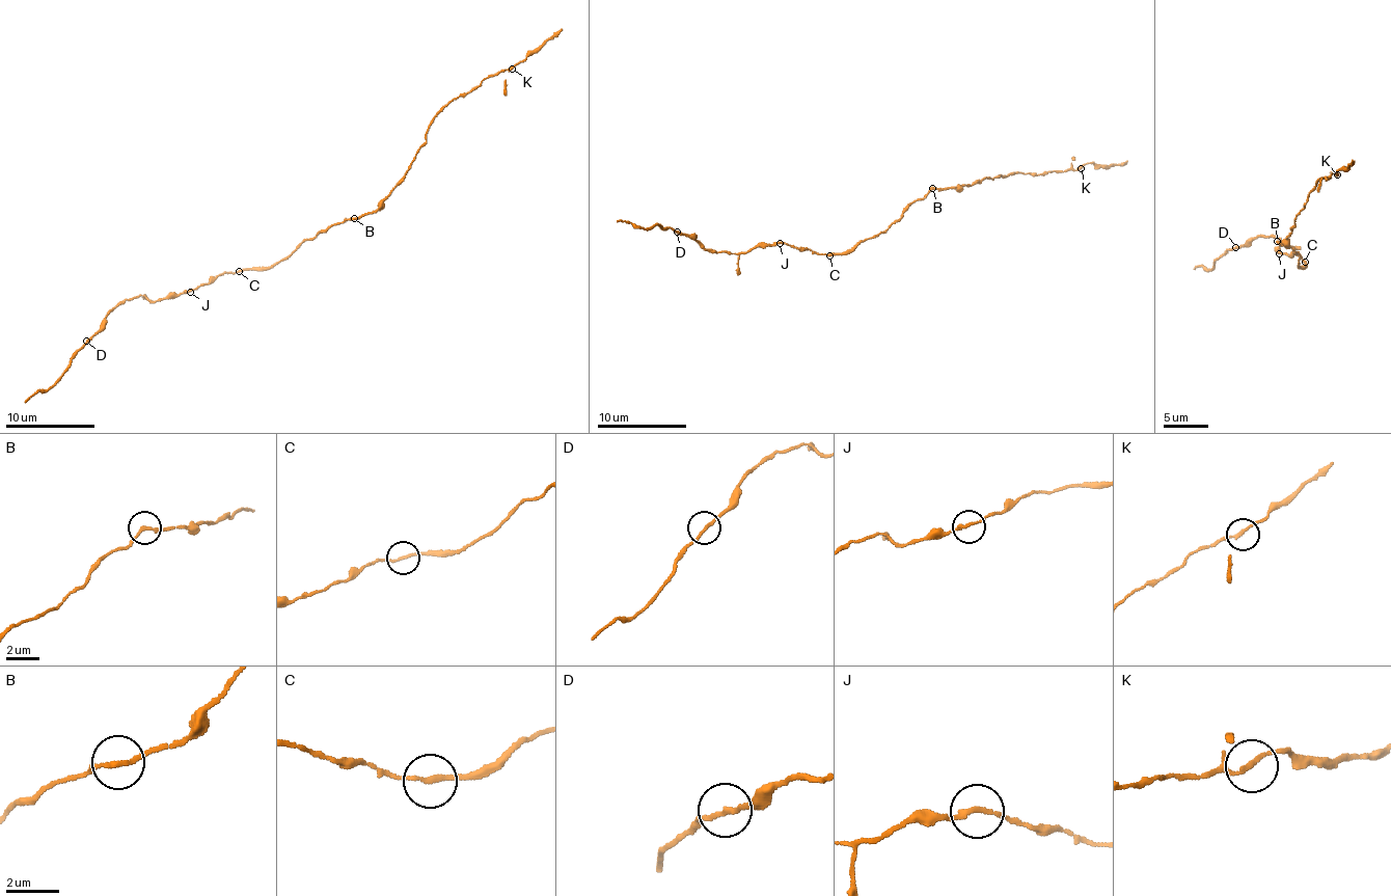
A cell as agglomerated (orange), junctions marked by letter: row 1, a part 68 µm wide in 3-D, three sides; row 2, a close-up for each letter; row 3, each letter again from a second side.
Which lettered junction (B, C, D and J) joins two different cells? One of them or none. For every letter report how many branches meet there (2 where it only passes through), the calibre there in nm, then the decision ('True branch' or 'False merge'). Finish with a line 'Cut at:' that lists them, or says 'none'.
B: Branches: 2. Thickness 170 nm. True branch
C: Branches: 2. Thickness 160 nm. True branch
D: Branches: 2. Thickness 170 nm. True branch
J: Branches: 2. Thickness 160 nm. True branch
Cut at: none

